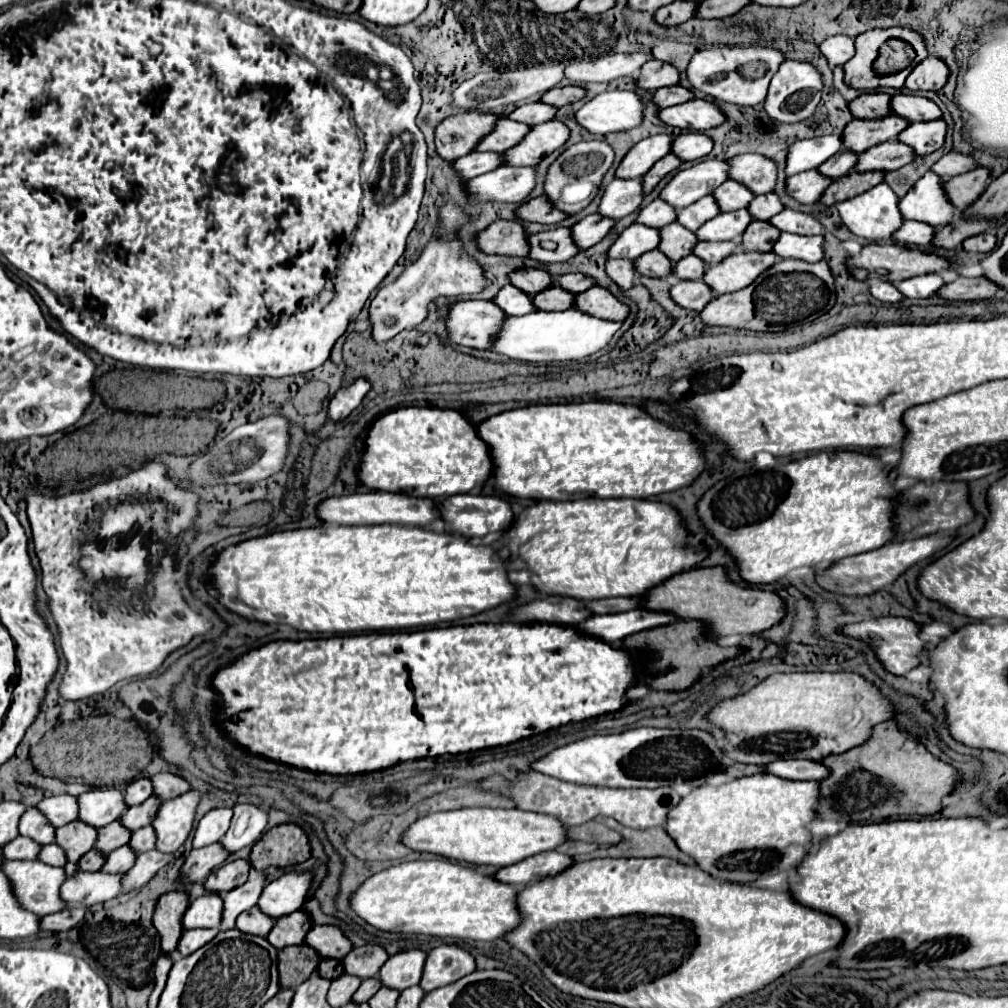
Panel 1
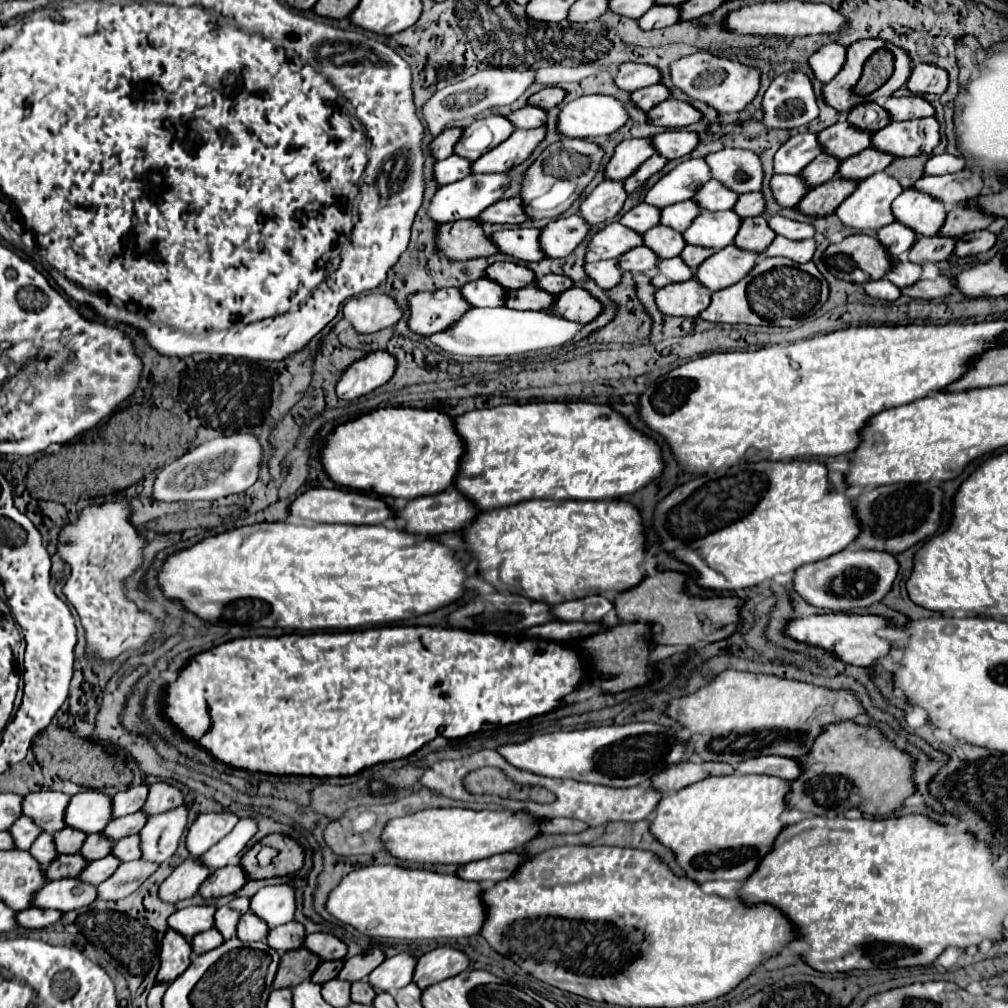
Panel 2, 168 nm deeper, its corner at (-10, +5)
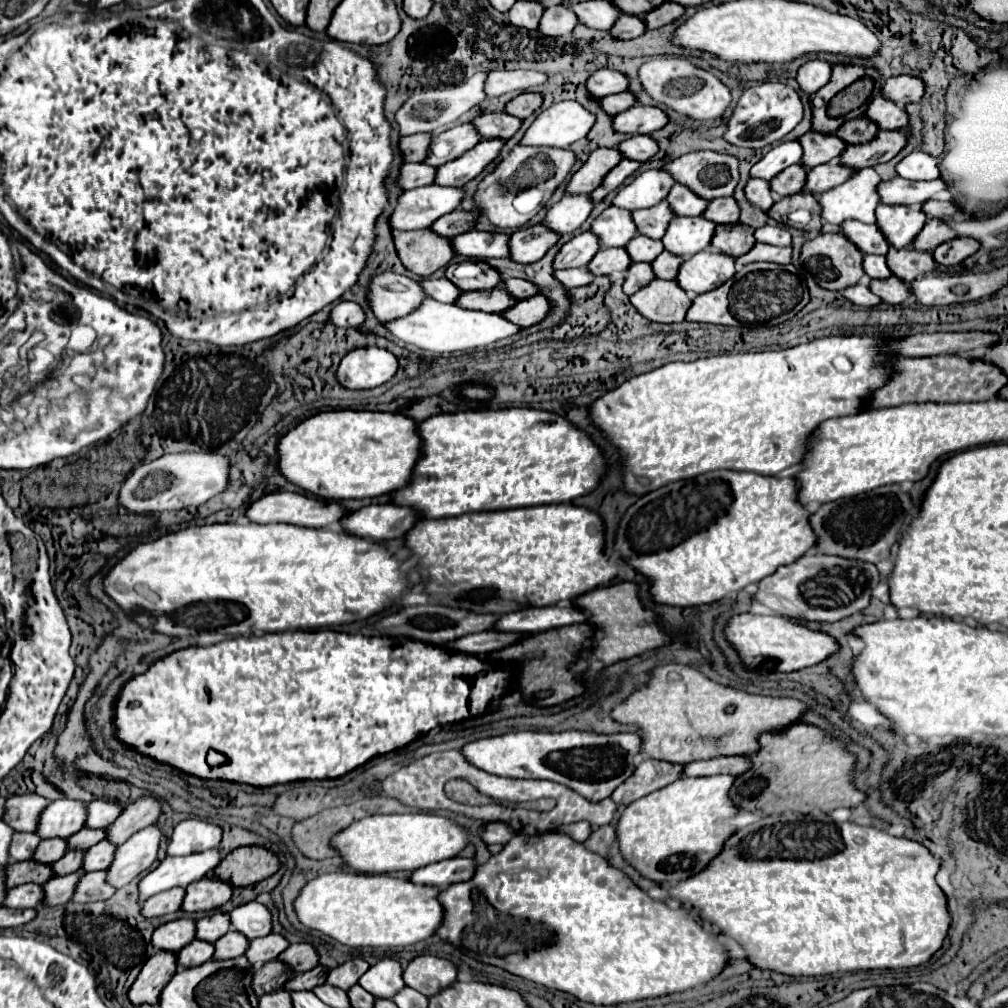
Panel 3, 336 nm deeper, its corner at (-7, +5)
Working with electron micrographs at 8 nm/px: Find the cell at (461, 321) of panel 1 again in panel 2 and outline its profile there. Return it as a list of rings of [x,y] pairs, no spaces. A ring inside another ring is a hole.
[[[439,288],[439,290],[431,290],[431,292],[413,292],[407,298],[407,326],[409,330],[429,336],[435,334],[439,330],[445,330],[447,326],[451,326],[451,322],[455,322],[455,318],[459,318],[459,314],[463,314],[461,310],[469,308],[467,302],[463,302],[461,294],[457,288]]]

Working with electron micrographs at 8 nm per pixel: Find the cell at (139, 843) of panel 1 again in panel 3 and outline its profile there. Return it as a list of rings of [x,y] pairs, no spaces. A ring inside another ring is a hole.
[[[104,840],[94,844],[84,858],[84,870],[86,872],[94,872],[94,870],[108,870],[108,866],[112,864],[112,854],[116,854],[118,846],[112,846],[112,842]]]

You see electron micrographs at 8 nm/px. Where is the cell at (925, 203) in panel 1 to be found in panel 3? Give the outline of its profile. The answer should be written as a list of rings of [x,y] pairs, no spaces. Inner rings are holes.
[[[880,204],[876,208],[876,218],[882,234],[894,248],[912,246],[916,234],[924,228],[928,216],[920,206],[888,206]]]

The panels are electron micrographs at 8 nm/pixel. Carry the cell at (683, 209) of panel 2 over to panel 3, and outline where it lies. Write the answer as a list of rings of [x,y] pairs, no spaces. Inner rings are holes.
[[[660,202],[652,208],[632,212],[632,218],[638,226],[638,232],[648,238],[662,238],[672,216],[674,214],[672,214],[672,208],[668,206],[668,202]]]

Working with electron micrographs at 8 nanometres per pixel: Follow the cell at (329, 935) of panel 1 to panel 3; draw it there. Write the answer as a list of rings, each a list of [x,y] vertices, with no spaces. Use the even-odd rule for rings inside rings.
[[[290,944],[282,954],[280,960],[290,964],[296,972],[308,972],[318,964],[318,950],[312,944]]]

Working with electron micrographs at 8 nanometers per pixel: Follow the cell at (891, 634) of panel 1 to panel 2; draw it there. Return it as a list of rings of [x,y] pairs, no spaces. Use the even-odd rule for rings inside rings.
[[[825,614],[825,616],[807,616],[807,618],[793,618],[785,624],[783,634],[823,650],[831,650],[835,658],[845,664],[855,666],[871,666],[877,658],[889,652],[889,642],[879,638],[875,632],[879,628],[887,628],[887,620],[881,616],[865,616],[865,614]]]

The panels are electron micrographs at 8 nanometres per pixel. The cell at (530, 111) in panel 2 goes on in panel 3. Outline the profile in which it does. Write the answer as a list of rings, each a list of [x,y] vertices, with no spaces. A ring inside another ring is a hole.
[[[508,112],[482,114],[472,122],[484,138],[512,138],[522,126],[522,120]]]

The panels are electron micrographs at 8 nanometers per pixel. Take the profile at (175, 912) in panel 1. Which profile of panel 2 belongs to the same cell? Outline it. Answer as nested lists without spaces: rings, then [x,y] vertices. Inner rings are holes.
[[[167,930],[161,944],[161,966],[155,976],[155,982],[171,984],[175,978],[179,978],[187,970],[191,954],[191,944],[185,938],[179,938],[179,934],[175,934],[173,930]]]

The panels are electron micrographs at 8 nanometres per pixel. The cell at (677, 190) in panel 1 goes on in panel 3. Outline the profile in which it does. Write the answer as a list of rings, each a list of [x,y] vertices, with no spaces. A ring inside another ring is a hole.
[[[648,170],[636,176],[628,186],[624,186],[618,196],[614,198],[614,206],[626,208],[626,210],[640,210],[654,206],[656,202],[662,202],[672,190],[676,182],[672,182],[672,176],[666,170]]]

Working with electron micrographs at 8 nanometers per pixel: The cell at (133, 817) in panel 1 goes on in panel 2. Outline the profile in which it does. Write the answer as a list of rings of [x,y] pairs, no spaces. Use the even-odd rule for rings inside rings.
[[[135,812],[135,814],[129,814],[129,816],[123,816],[123,818],[115,818],[111,820],[105,828],[103,828],[103,836],[117,842],[125,836],[131,836],[131,834],[139,834],[139,830],[143,828],[143,824],[147,822],[147,818],[143,818],[143,812]]]

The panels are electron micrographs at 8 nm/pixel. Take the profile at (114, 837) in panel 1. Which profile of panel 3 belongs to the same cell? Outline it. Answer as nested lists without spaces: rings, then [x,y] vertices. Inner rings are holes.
[[[68,850],[58,862],[52,864],[54,874],[62,876],[62,874],[70,874],[70,872],[76,872],[78,868],[82,868],[84,854],[86,854],[84,850]]]

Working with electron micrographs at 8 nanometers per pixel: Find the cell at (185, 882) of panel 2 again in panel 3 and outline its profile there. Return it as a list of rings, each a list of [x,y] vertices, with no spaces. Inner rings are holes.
[[[172,888],[172,890],[164,890],[160,894],[154,894],[152,898],[148,898],[142,904],[142,914],[146,918],[154,918],[154,916],[162,916],[162,914],[172,914],[172,912],[182,908],[184,894],[186,894],[184,888]]]

